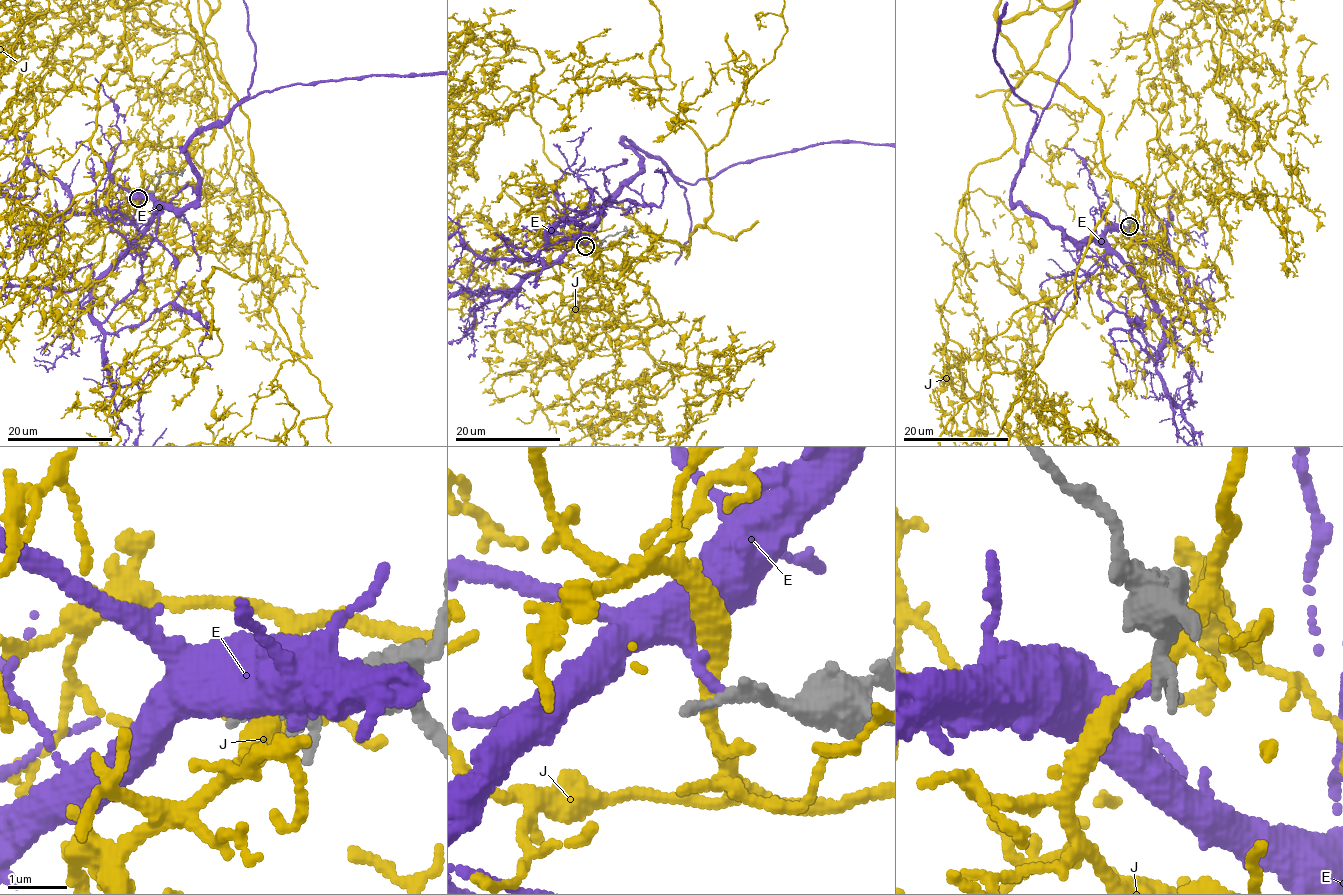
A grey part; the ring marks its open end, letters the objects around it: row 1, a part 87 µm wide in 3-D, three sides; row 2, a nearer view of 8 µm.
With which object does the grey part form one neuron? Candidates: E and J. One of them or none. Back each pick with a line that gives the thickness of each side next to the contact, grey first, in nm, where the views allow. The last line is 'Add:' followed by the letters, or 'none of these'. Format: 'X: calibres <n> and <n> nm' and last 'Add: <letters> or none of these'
E: calibres 200 and 160 nm
Add: E

